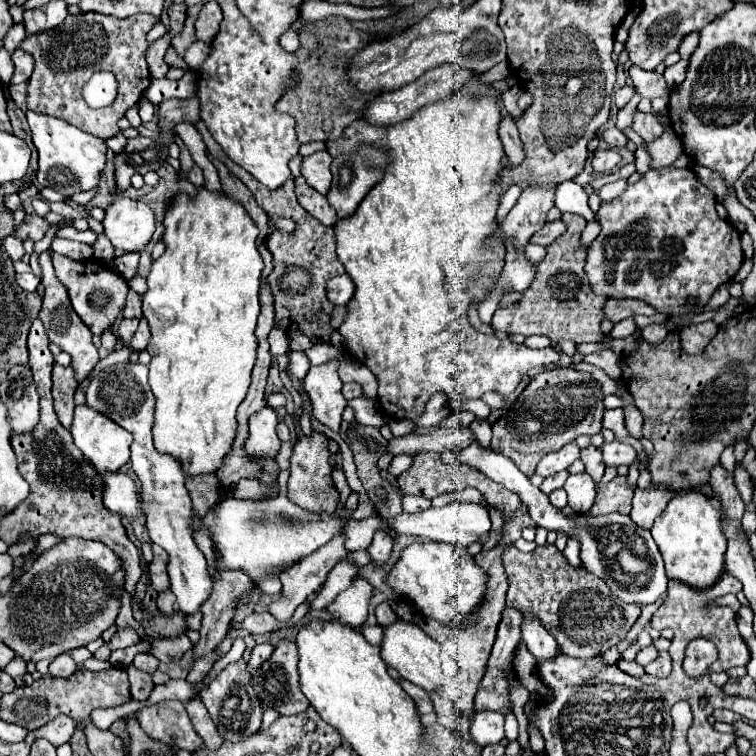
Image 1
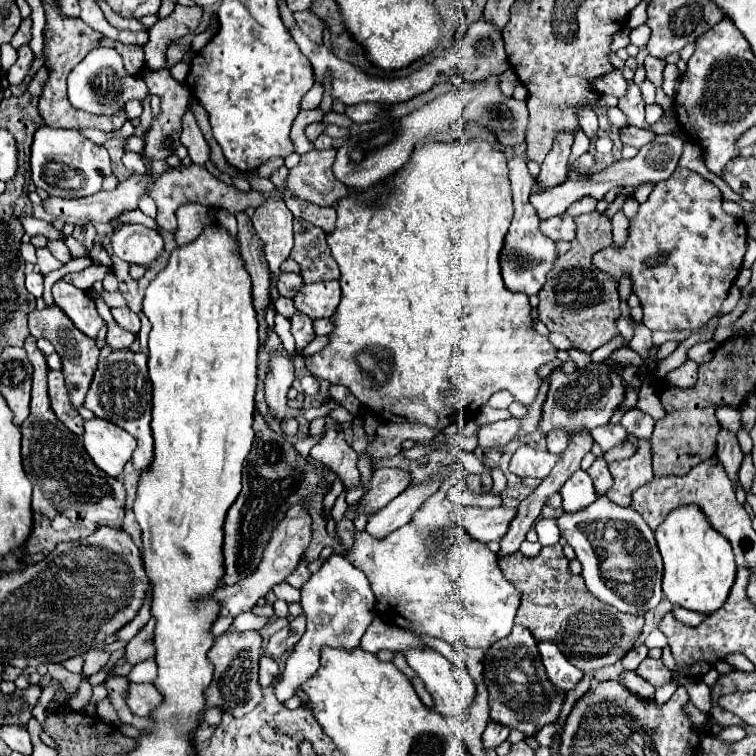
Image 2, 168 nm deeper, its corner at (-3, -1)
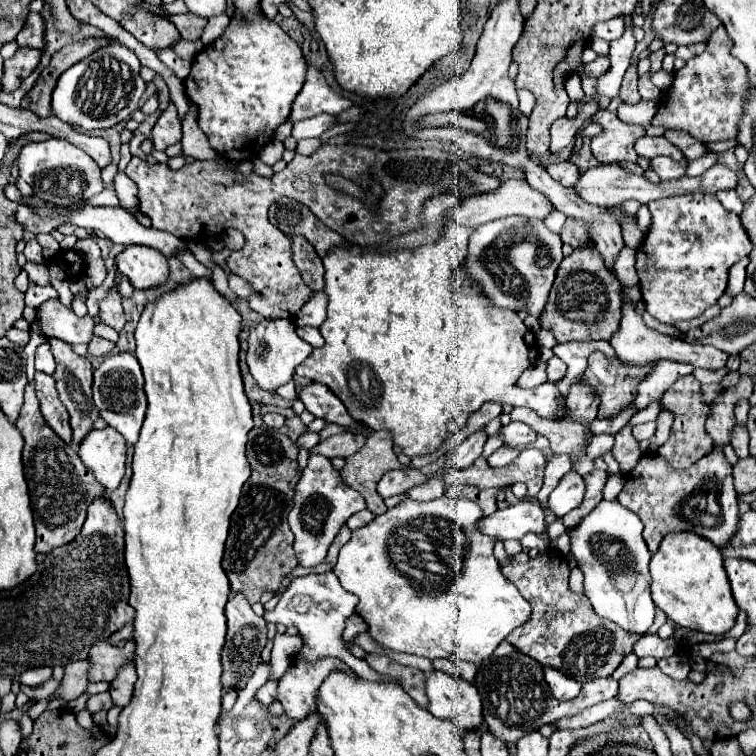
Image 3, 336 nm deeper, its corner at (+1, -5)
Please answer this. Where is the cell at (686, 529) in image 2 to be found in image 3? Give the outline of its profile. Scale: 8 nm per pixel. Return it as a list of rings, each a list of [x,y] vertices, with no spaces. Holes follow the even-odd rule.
[[[690,531],[664,535],[658,551],[652,555],[650,575],[656,607],[676,625],[714,635],[722,635],[734,625],[738,607],[724,571],[724,555],[720,555],[720,549],[714,543],[708,543],[708,539],[700,539],[700,535],[692,535]]]

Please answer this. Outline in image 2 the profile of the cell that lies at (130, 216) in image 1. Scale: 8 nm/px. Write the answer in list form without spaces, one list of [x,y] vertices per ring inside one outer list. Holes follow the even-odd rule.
[[[130,223],[114,231],[112,249],[122,261],[130,265],[150,267],[156,261],[156,257],[164,251],[164,241],[156,231],[144,225]]]

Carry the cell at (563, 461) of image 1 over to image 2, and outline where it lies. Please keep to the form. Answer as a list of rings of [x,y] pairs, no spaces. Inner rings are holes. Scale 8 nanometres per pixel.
[[[522,445],[510,459],[510,473],[518,477],[536,477],[542,481],[556,465],[556,459],[558,455],[552,455],[548,451],[538,451],[530,445]]]

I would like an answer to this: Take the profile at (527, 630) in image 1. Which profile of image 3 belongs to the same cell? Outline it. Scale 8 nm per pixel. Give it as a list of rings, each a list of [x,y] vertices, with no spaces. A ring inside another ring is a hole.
[[[544,667],[544,677],[546,677],[546,683],[548,683],[552,695],[560,701],[570,701],[580,693],[582,683],[564,675],[562,671],[556,671],[554,667]]]

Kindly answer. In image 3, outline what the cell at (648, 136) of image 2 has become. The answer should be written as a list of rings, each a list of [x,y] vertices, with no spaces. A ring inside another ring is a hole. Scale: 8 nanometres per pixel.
[[[644,135],[634,143],[634,147],[636,147],[636,153],[640,157],[646,157],[646,159],[656,157],[656,155],[666,155],[666,157],[672,157],[674,161],[686,159],[684,153],[676,145],[666,141],[666,137],[648,137],[648,135]]]

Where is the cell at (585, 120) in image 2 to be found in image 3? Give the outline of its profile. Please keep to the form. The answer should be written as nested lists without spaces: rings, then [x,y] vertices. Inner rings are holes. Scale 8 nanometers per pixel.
[[[570,73],[566,79],[566,93],[570,95],[570,99],[576,105],[584,103],[584,91],[582,91],[582,83],[580,83],[580,75],[578,73]]]

